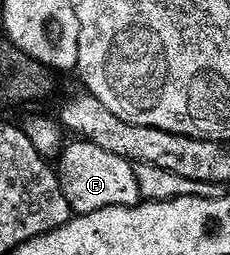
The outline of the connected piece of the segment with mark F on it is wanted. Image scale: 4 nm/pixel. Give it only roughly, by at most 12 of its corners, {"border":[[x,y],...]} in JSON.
{"border":[[93,143],[58,156],[76,215],[141,203],[132,162]]}

